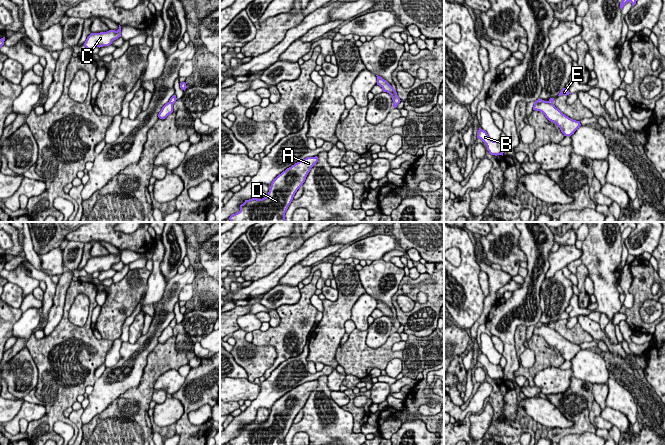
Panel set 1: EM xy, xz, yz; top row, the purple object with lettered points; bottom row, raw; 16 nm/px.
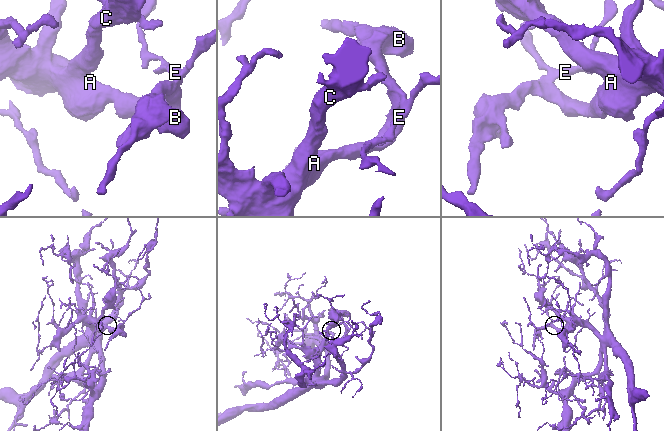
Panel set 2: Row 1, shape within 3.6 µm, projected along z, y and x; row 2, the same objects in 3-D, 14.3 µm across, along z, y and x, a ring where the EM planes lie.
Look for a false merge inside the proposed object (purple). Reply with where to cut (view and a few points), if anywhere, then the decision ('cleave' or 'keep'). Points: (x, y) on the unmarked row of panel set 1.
xz (394, 313), (393, 326) | cleave

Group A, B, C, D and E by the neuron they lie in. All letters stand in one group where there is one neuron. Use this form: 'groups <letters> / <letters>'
groups A B C D / E

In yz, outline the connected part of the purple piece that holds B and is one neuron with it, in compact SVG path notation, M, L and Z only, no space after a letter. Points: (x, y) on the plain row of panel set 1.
M479 352L477 356L477 362L481 363L487 370L487 374L491 379L502 379L503 380L503 368L499 365L493 365L488 360L487 356Z

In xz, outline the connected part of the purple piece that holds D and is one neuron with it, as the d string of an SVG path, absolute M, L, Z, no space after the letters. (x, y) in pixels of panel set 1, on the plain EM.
M307 381L279 398L271 407L268 419L262 423L256 421L245 424L240 435L229 441L230 445L286 445L285 437L297 414L303 409L311 392L318 386L318 381Z

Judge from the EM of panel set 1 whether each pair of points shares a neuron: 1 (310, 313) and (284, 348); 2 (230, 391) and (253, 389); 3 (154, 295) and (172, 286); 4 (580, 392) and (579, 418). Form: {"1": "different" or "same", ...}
{"1": "same", "2": "same", "3": "different", "4": "same"}

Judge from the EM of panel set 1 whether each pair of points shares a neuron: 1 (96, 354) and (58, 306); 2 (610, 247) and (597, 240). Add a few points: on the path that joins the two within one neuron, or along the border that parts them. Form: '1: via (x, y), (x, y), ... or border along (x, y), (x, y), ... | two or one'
1: border along (67, 289), (63, 316), (51, 333) | two
2: via (607, 247), (600, 243) | one

